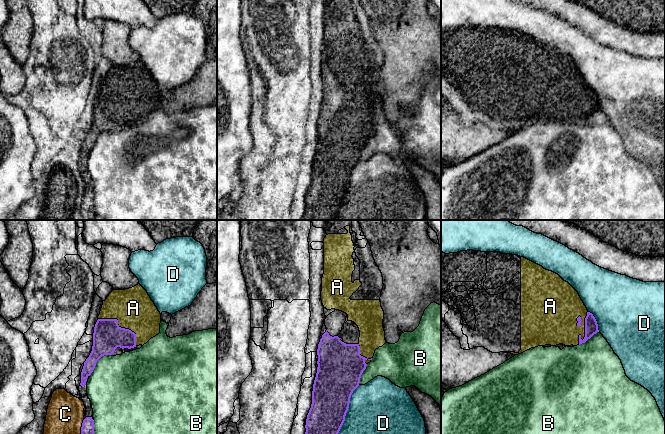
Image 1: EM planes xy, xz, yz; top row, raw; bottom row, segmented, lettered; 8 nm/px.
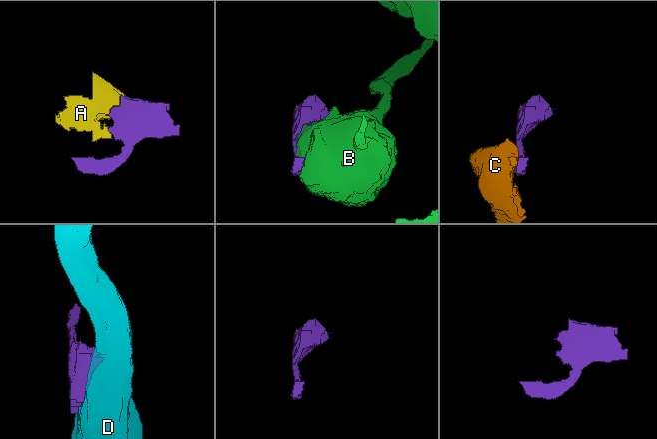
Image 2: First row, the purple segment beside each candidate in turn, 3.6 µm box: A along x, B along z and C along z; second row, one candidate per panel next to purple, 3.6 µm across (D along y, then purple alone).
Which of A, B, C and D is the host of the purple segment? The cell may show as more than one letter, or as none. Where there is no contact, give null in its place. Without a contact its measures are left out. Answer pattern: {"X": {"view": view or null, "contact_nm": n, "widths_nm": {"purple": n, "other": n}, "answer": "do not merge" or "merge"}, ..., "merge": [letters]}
{"A": {"view": "xy", "contact_nm": 380, "widths_nm": {"purple": 240, "other": 320}, "answer": "merge"}, "B": {"view": "xy", "contact_nm": 260, "widths_nm": {"purple": 240, "other": 460}, "answer": "do not merge"}, "C": {"view": "xy", "contact_nm": 120, "widths_nm": {"purple": 100, "other": 300}, "answer": "do not merge"}, "D": {"view": "xz", "contact_nm": 440, "widths_nm": {"purple": 320, "other": 420}, "answer": "do not merge"}, "merge": ["A"]}

